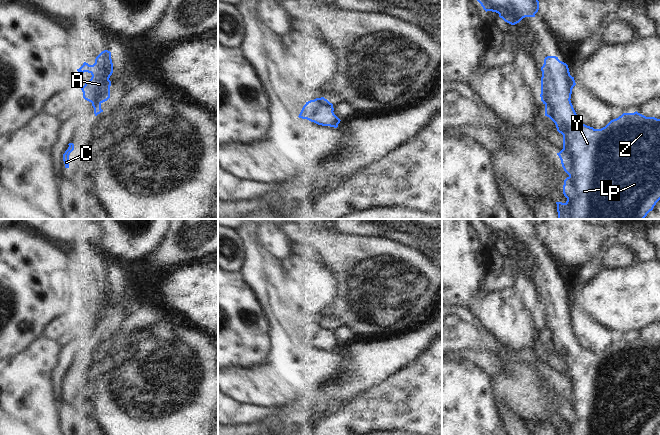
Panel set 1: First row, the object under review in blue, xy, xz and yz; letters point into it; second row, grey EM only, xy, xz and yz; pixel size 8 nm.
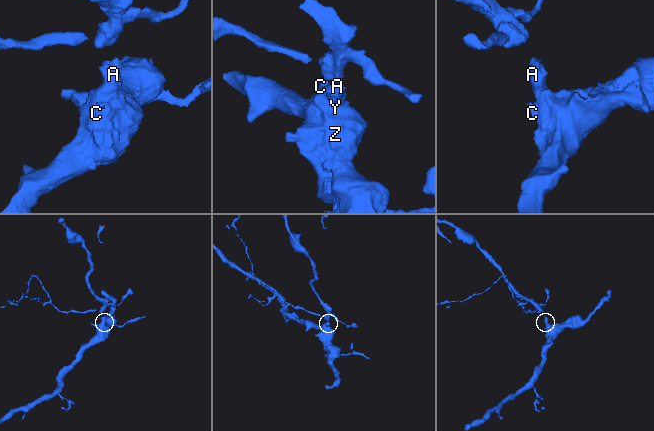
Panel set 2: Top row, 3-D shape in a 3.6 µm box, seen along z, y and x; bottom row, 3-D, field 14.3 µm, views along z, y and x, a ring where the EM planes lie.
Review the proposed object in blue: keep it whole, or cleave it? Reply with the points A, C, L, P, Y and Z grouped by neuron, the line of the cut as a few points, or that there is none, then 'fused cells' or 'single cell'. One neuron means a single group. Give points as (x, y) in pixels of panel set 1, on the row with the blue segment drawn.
A C L P Y Z; no cut; single cell

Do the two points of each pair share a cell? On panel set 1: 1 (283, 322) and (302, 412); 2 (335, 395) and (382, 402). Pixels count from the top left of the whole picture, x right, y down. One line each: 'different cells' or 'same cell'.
1: different cells
2: different cells

